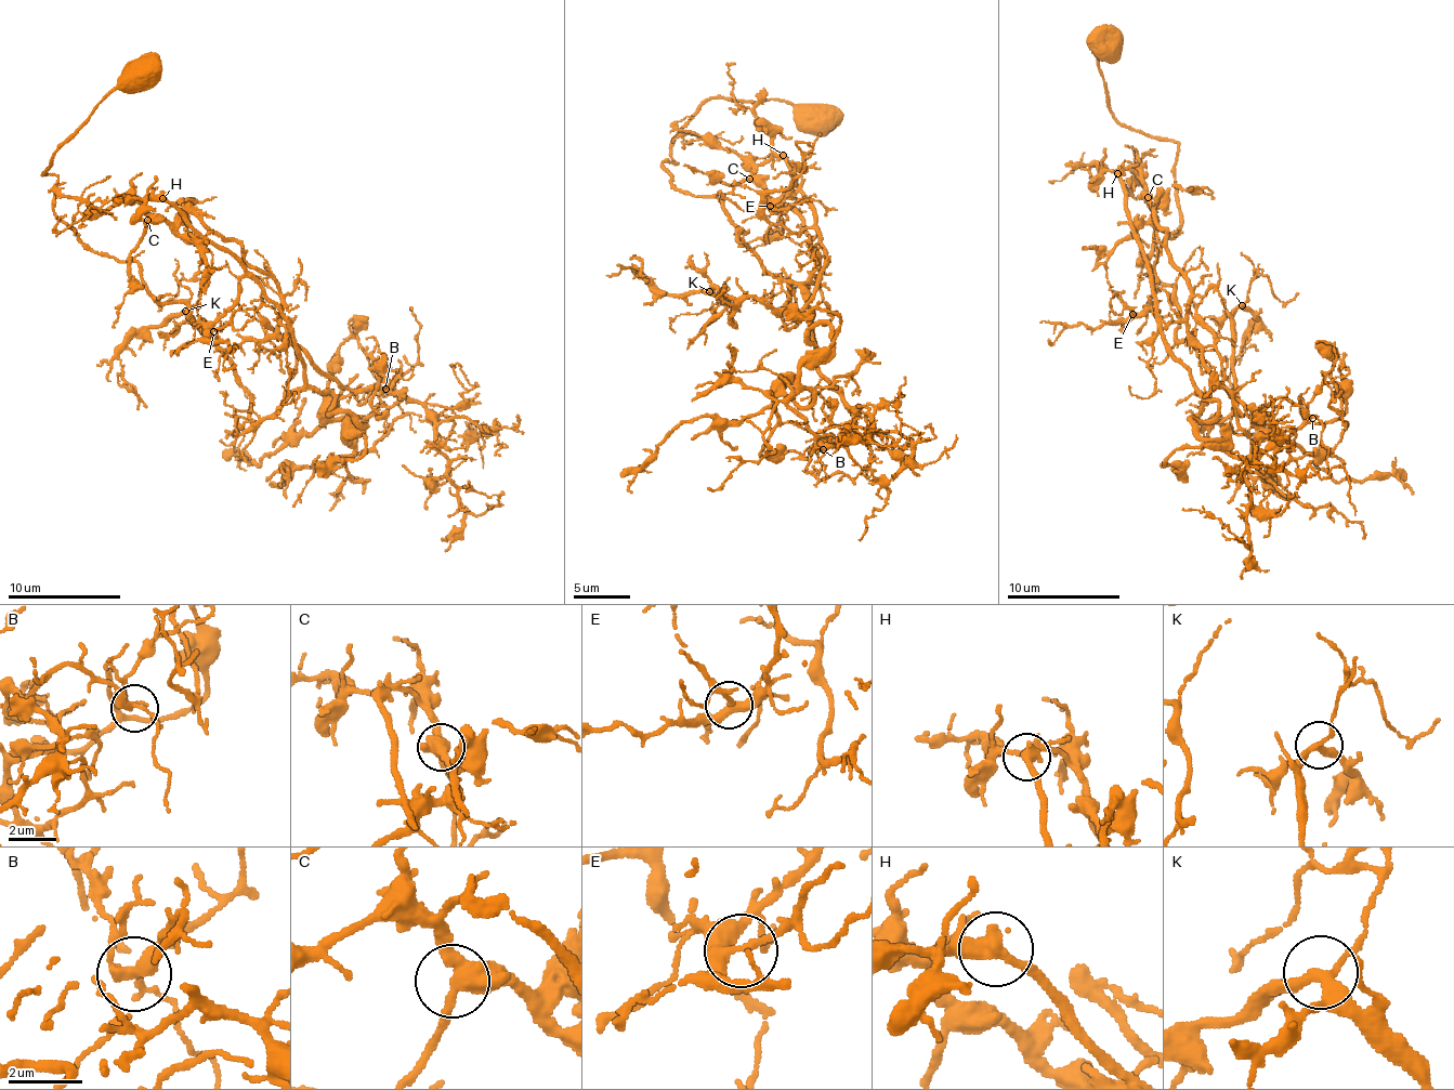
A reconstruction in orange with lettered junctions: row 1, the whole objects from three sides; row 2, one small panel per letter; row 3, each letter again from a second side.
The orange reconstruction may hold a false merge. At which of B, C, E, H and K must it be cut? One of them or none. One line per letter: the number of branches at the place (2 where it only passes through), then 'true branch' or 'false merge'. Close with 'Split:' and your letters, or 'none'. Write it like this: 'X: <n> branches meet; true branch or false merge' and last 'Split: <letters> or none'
B: 3 branches meet; true branch
C: 3 branches meet; true branch
E: 3 branches meet; true branch
H: 3 branches meet; false merge
K: 3 branches meet; true branch
Split: H

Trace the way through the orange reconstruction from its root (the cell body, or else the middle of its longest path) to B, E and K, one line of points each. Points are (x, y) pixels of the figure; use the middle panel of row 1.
B: (780, 279), (789, 279), (801, 291), (813, 317), (810, 326), (819, 369), (839, 393), (854, 423), (823, 449)
E: (780, 279), (808, 277), (820, 239), (814, 228), (778, 227), (764, 214), (770, 206)
K: (780, 279), (807, 306), (789, 329), (750, 297), (733, 325), (731, 304), (709, 291)

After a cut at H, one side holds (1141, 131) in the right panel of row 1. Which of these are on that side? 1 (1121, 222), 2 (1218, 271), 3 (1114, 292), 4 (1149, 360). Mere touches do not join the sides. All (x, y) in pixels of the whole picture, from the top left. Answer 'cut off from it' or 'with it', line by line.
1: with it
2: with it
3: cut off from it
4: with it

